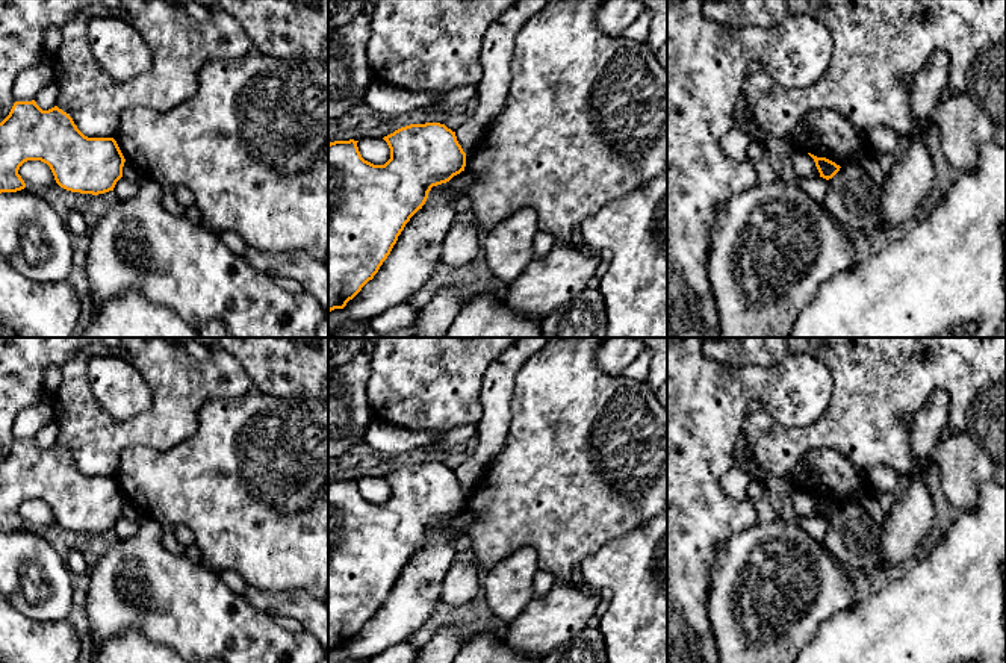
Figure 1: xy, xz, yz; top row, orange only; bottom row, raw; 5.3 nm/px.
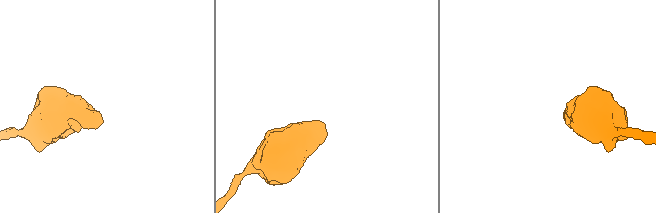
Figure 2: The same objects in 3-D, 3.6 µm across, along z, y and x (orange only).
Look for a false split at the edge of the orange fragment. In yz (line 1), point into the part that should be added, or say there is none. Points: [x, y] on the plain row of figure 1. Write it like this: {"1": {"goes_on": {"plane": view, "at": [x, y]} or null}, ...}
{"1": {"goes_on": null}}

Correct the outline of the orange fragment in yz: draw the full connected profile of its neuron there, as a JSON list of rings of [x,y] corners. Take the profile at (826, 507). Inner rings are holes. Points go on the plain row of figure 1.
[[[808,492],[808,493],[814,498],[815,506],[820,512],[820,516],[823,516],[826,519],[832,518],[841,507],[840,504],[837,504],[835,501],[832,501],[826,496],[817,496],[811,492]]]

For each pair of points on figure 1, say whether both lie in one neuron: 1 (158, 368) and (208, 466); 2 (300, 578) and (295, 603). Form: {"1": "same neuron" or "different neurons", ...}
{"1": "different neurons", "2": "different neurons"}

